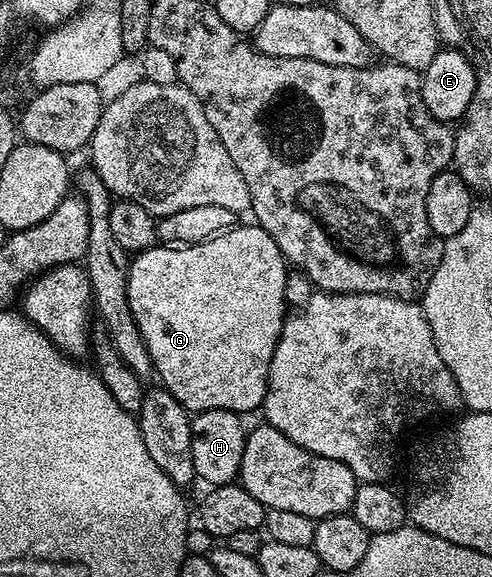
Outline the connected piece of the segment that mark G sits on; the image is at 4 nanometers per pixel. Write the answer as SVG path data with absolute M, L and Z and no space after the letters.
M255 223L239 224L226 233L220 233L209 241L203 241L201 245L153 247L131 258L128 267L128 298L130 299L130 311L134 315L134 323L138 323L138 331L142 331L142 339L146 343L146 351L150 351L155 376L157 378L160 376L159 384L167 389L189 414L195 415L211 409L229 409L232 413L247 415L251 409L259 410L263 406L264 396L268 390L270 359L274 355L276 340L280 337L280 328L286 320L284 268L286 268L284 256L280 254L280 249L274 243L274 239L270 239L267 231Z

